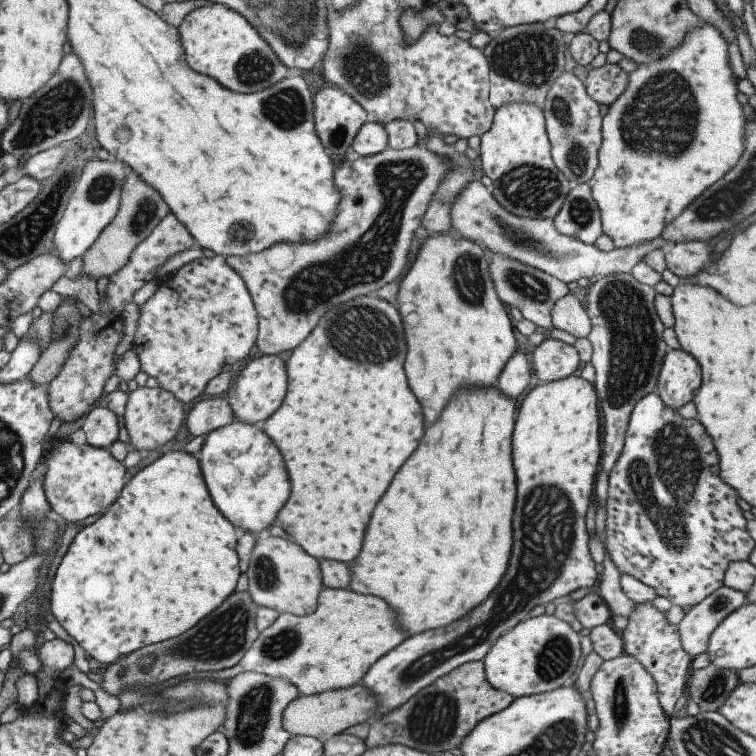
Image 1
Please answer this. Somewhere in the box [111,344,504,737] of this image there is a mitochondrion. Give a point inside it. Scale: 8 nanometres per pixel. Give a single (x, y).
(222, 636)

